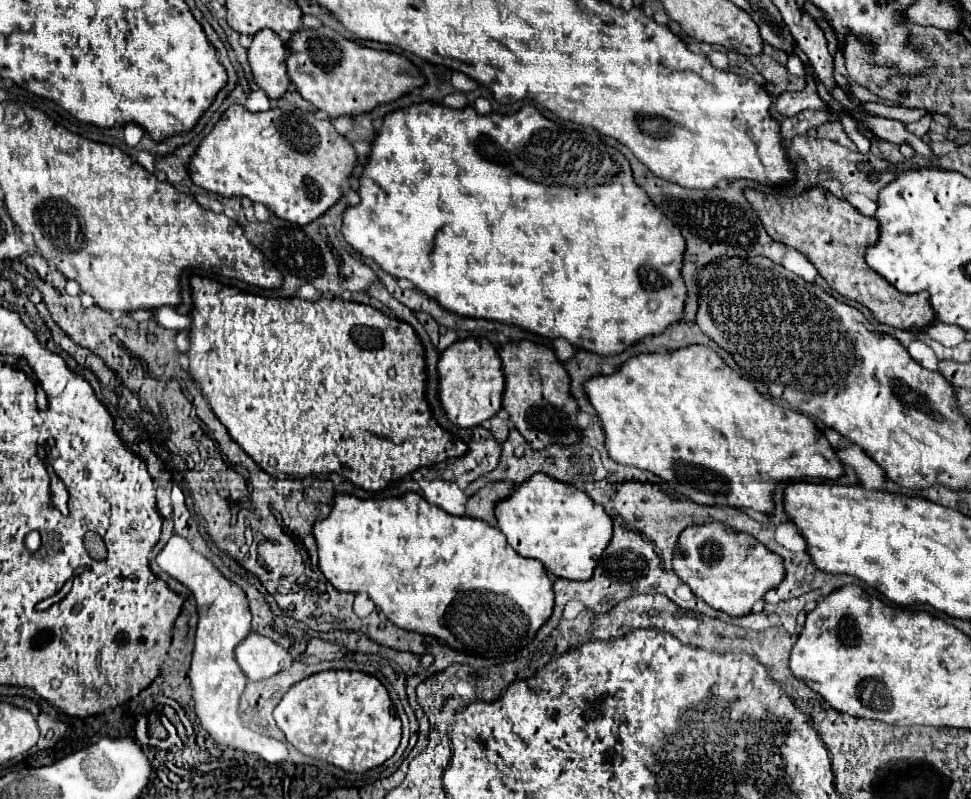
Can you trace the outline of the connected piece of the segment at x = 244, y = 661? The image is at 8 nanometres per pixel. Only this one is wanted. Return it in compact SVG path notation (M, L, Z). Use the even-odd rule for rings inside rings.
M251 632L237 648L235 658L249 680L265 680L293 664L291 654L267 636Z

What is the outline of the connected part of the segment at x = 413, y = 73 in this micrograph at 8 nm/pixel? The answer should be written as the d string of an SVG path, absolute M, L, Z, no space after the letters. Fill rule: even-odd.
M327 26L315 28L315 30L313 28L301 28L299 32L295 32L291 36L287 68L289 68L291 82L297 86L297 92L305 100L309 100L317 110L329 114L331 118L367 114L375 106L395 102L395 100L403 98L405 94L409 94L413 88L423 88L427 84L421 70L415 64L411 64L407 58L403 58L401 54L359 46L357 42L347 40L345 36L341 36L339 32L335 32L335 30L327 28Z

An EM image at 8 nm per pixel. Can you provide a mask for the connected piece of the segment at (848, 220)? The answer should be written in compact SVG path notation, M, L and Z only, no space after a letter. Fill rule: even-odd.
M819 186L797 198L769 196L755 190L745 190L745 196L751 200L751 206L771 238L805 254L835 292L867 306L881 324L901 330L923 330L935 322L927 292L903 294L867 266L865 250L879 240L879 222L875 218L863 216L847 200Z

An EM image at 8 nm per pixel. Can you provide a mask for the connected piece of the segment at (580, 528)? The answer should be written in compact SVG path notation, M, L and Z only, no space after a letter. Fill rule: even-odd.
M533 476L529 482L521 484L513 496L497 504L495 514L497 514L499 530L503 530L509 546L517 554L543 562L553 576L565 580L589 580L595 572L595 566L603 550L611 542L611 532L613 532L613 520L603 510L601 504L593 502L585 492L577 490L575 486L563 484L559 480L551 480L549 476Z

